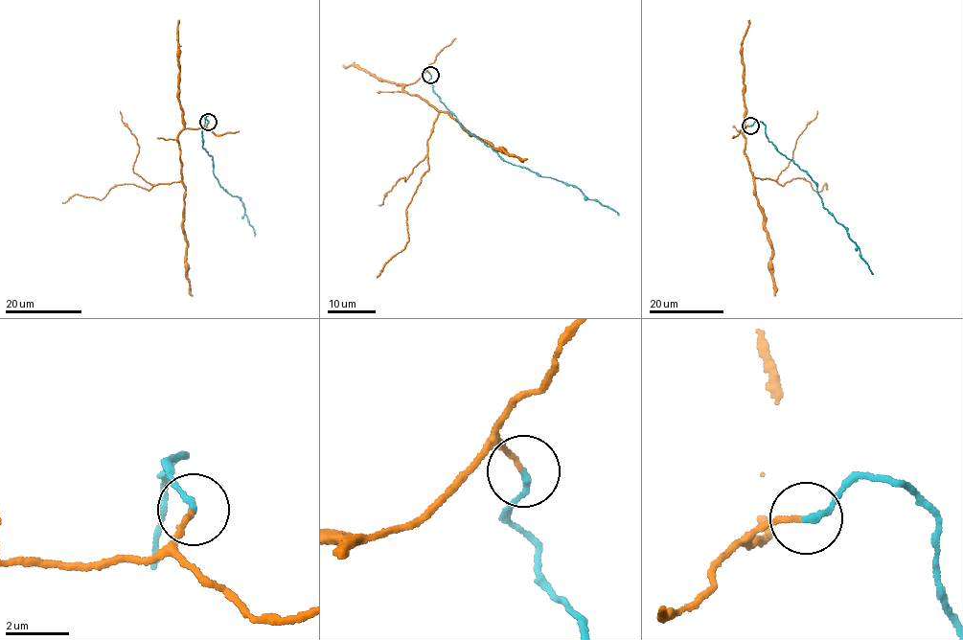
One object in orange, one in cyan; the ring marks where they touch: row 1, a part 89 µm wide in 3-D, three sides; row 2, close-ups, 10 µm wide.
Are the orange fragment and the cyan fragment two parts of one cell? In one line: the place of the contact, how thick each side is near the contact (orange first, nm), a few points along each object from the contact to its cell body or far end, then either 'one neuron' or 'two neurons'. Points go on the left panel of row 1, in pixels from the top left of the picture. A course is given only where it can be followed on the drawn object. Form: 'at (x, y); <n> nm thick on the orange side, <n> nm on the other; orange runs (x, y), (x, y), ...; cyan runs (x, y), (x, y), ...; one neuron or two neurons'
at (208, 122); 140 nm thick on the orange side, 200 nm on the other; orange runs (208, 122), (177, 136), (179, 181), (148, 189), (116, 185), (101, 199), (76, 194), (61, 202); cyan runs (208, 122), (207, 116), (202, 141), (211, 156), (213, 174), (220, 186), (238, 196), (243, 204), (254, 237); one neuron

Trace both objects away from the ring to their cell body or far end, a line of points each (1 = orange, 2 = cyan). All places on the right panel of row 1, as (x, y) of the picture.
1: (750, 125), (743, 125), (745, 154), (755, 177), (785, 185), (804, 178), (813, 190), (828, 189)
2: (750, 125), (761, 122), (775, 148), (806, 171), (817, 187), (823, 206), (842, 224), (872, 274)

